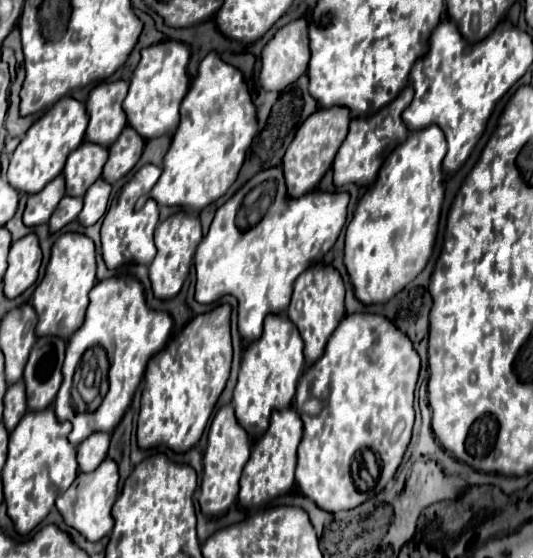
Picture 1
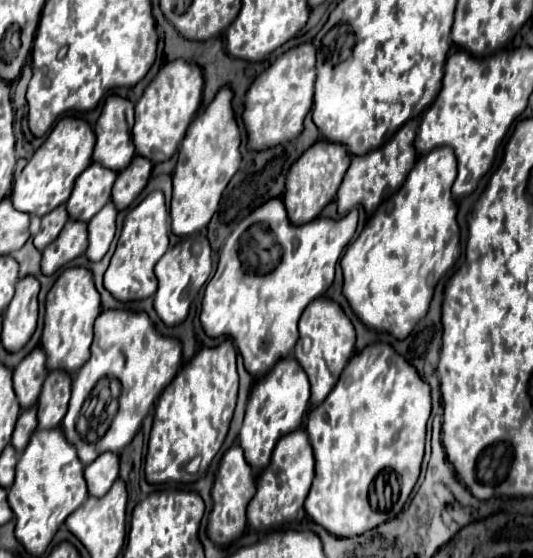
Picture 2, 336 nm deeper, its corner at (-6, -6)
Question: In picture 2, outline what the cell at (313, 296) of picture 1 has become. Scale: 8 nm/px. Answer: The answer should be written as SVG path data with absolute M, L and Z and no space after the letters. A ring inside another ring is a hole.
M315 299L301 315L299 323L299 339L295 346L295 359L307 373L311 381L311 407L317 407L325 401L325 397L335 387L343 367L353 357L355 347L355 329L351 321L345 317L341 307L329 299Z

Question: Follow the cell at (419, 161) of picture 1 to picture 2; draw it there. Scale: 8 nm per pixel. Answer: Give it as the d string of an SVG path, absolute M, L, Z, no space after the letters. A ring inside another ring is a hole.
M437 147L429 155L421 155L407 175L403 187L395 193L393 209L381 211L361 235L347 247L341 269L343 269L343 295L349 301L355 315L367 329L391 333L397 339L405 339L413 327L427 315L433 299L435 285L447 273L447 269L459 259L459 227L457 227L457 205L451 195L451 185L457 177L457 159L451 147Z

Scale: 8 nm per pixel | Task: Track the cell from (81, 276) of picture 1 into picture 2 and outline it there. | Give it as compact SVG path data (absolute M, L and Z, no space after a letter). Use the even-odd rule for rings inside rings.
M85 267L65 269L51 287L45 303L45 327L41 337L41 349L47 355L47 369L61 369L75 375L89 359L89 347L93 341L93 323L101 313L99 293L93 283L93 273Z

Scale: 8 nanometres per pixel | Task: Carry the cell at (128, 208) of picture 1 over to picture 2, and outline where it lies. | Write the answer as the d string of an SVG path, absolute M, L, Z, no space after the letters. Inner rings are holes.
M161 191L149 193L129 215L125 217L123 231L117 243L117 251L111 257L111 265L105 273L105 289L117 301L141 301L157 291L157 277L153 273L155 263L169 247L169 211Z

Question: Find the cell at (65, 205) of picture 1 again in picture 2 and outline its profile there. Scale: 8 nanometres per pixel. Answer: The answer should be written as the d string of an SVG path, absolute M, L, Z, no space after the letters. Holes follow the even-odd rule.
M81 221L65 223L61 235L43 251L41 271L43 275L53 275L57 269L83 255L87 249L87 225Z

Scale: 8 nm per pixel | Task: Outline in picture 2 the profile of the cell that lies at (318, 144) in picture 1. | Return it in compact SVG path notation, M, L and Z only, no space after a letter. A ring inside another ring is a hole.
M317 141L313 147L309 147L309 151L305 151L305 155L301 155L301 159L297 159L297 163L293 163L287 175L287 189L283 193L283 203L293 225L305 225L319 217L323 207L335 199L349 163L349 151L329 141Z

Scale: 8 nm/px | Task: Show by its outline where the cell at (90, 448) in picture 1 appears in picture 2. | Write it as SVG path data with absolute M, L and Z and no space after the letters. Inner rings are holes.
M99 455L91 465L85 467L85 481L91 497L103 497L119 477L119 455Z

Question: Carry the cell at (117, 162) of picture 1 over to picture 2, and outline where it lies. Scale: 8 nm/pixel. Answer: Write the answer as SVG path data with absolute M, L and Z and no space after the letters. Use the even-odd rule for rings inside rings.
M133 157L133 163L117 175L117 181L113 185L113 205L123 211L127 209L137 195L145 189L149 175L151 175L153 163L145 157Z

